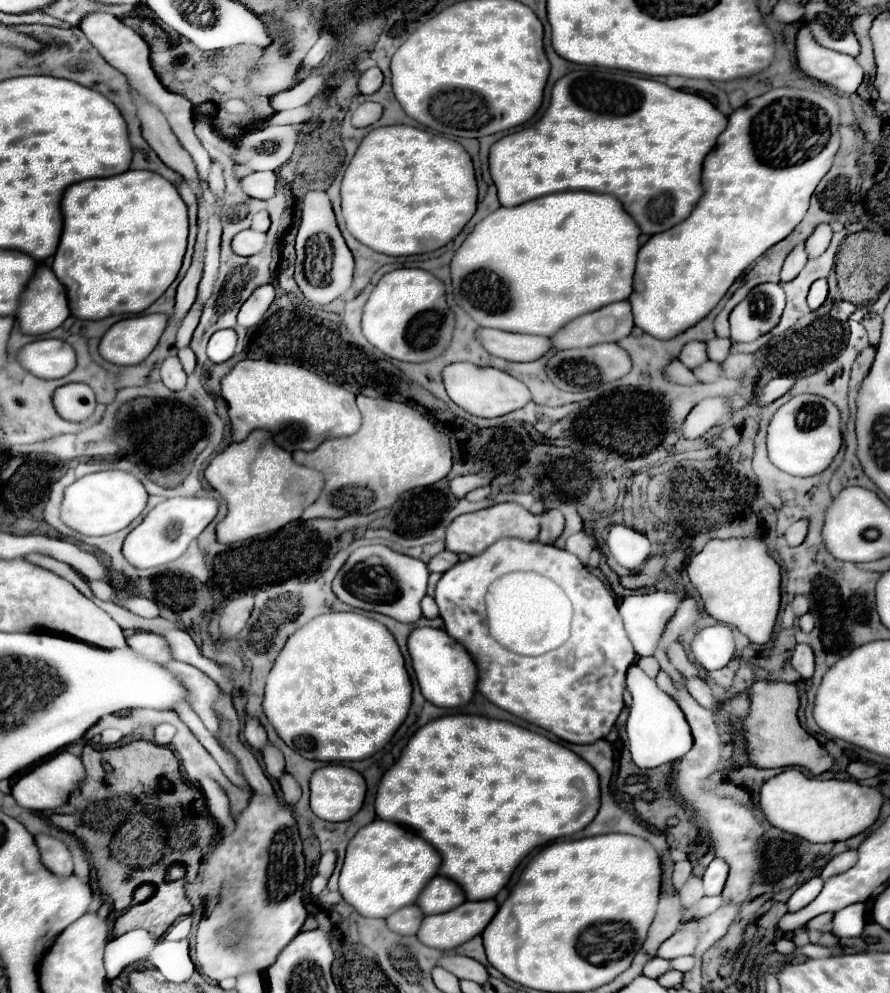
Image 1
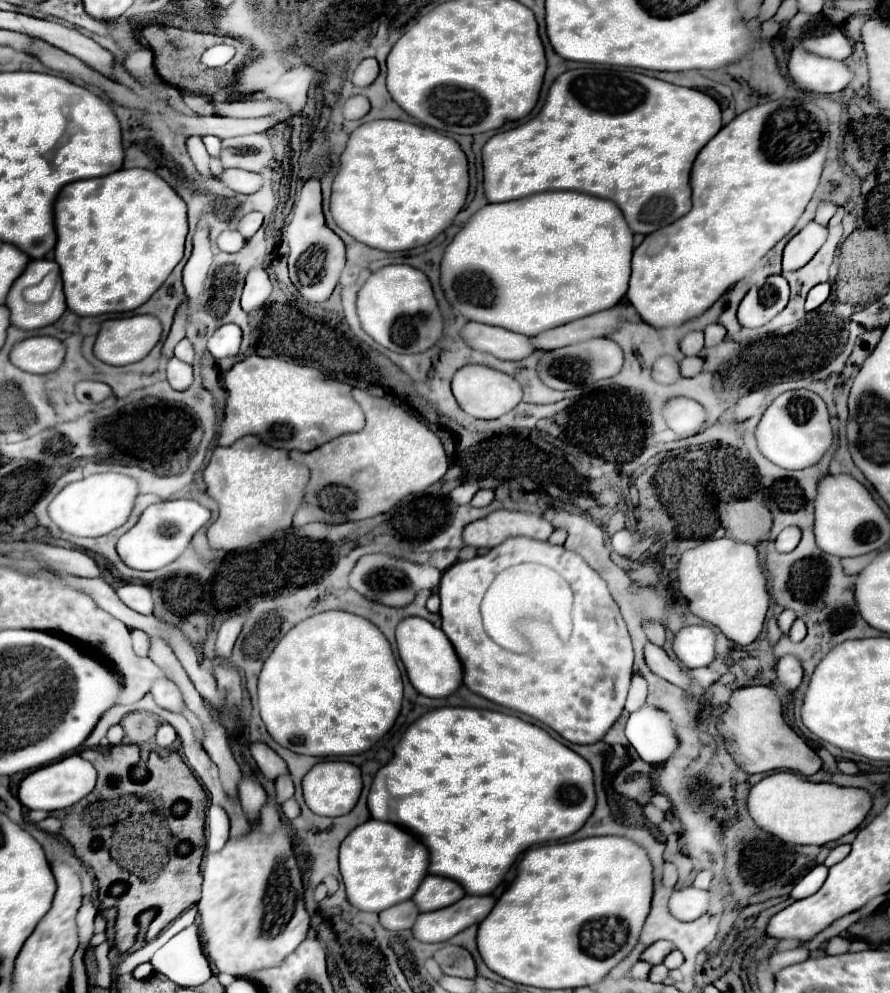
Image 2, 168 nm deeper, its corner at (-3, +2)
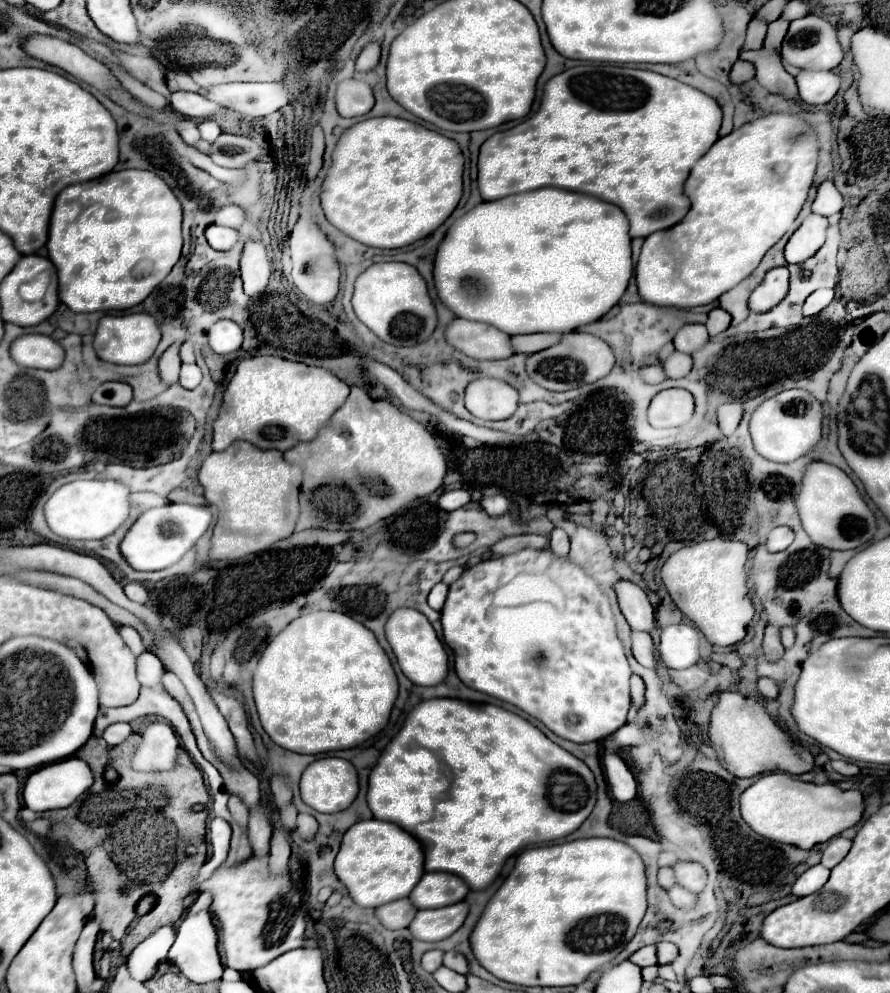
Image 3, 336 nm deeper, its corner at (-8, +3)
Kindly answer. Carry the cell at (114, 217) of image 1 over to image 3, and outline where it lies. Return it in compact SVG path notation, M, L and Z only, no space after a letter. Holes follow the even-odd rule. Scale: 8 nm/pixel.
M140 169L112 171L106 177L102 177L102 179L76 183L76 185L70 185L70 187L60 191L60 195L56 197L56 203L54 203L52 217L50 217L50 231L48 231L46 249L48 249L48 259L54 263L54 267L58 271L58 297L70 311L74 311L74 313L92 313L92 311L122 311L122 309L130 309L130 307L142 303L144 297L148 297L148 293L152 293L154 287L176 265L176 261L180 257L180 249L182 249L182 207L180 207L176 195L172 193L172 189L156 173L148 173L148 171L140 171ZM102 181L114 181L114 187L110 187L112 191L102 191L98 187Z

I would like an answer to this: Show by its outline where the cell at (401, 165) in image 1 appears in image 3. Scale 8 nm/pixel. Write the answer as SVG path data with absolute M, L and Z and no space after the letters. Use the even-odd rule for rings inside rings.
M374 117L374 119L364 119L356 125L352 125L350 129L346 129L342 133L342 137L338 139L336 143L336 149L332 151L332 165L322 181L322 193L320 193L320 205L322 205L322 211L326 215L326 219L336 227L340 229L342 233L346 233L348 237L364 243L364 245L370 245L370 247L380 247L380 249L396 249L396 247L404 247L404 245L410 245L418 239L424 239L428 237L436 227L440 227L448 215L456 209L460 197L462 197L462 169L464 169L464 157L462 157L462 151L458 147L456 141L436 133L436 131L430 131L418 123L412 123L412 121L406 121L406 119L398 119L398 117Z

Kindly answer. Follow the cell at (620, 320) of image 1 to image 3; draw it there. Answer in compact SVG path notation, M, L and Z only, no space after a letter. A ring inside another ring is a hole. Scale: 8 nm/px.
M534 333L534 335L514 335L512 337L512 349L514 353L532 355L542 349L548 349L550 345L556 345L562 339L560 333Z

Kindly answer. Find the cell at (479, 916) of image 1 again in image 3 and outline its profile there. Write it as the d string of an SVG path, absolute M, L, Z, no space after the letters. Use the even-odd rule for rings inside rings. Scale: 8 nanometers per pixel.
M466 901L440 909L426 909L416 913L408 929L420 941L442 941L462 927L466 915L468 915Z

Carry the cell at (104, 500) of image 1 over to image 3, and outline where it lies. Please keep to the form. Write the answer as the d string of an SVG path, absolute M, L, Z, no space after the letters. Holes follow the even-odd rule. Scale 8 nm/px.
M96 479L96 481L72 481L62 485L44 505L44 515L48 527L66 539L104 539L112 535L128 517L128 495L130 489L112 479Z

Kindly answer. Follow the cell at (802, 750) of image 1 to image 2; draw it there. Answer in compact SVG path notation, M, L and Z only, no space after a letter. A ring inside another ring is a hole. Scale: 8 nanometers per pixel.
M747 686L735 690L727 712L717 722L717 728L725 736L727 750L733 760L749 774L769 770L791 770L803 776L811 776L821 770L821 758L785 722L781 700L775 688L771 686Z

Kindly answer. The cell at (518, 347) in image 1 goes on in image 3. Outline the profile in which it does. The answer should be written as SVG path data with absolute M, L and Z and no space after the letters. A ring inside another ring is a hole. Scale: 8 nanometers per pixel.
M456 317L448 323L444 337L448 345L478 361L504 359L514 355L510 345L510 335L486 323L476 323Z

